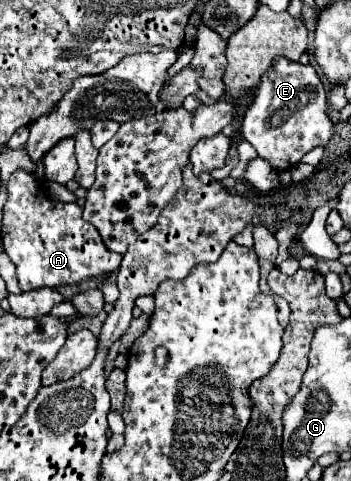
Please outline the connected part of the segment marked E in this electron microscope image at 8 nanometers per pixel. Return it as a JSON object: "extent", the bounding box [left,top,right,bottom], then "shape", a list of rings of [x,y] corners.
{"extent":[241,56,335,170],"shape":[[[277,56],[253,92],[253,102],[241,120],[241,132],[273,170],[289,170],[315,146],[327,146],[335,132],[335,122],[329,114],[327,90],[317,70],[311,64]]]}

